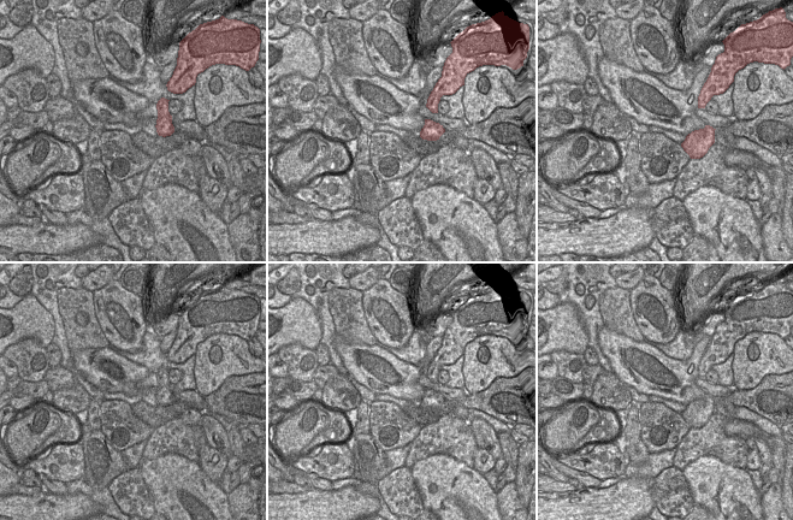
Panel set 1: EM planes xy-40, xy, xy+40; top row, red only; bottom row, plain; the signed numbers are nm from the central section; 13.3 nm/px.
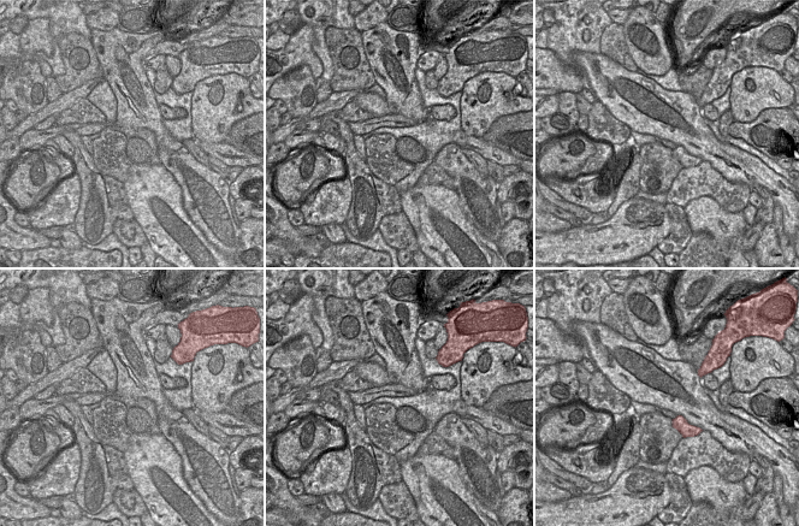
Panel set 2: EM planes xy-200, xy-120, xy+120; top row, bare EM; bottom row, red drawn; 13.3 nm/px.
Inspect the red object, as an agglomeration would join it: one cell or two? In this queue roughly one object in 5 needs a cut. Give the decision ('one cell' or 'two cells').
one cell

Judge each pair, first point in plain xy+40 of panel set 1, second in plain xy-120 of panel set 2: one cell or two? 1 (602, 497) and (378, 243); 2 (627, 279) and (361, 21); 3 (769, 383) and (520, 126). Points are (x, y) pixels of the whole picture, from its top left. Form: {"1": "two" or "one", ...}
{"1": "two", "2": "one", "3": "one"}

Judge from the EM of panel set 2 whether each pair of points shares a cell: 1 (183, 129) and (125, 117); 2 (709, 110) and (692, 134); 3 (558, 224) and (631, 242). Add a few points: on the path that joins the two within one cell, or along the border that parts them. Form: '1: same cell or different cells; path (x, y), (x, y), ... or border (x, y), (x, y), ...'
1: different cells; border (163, 119), (167, 131), (181, 142)
2: different cells; border (700, 108), (703, 114)
3: different cells; border (572, 226), (560, 231), (546, 232)

